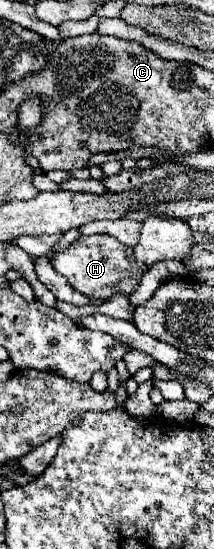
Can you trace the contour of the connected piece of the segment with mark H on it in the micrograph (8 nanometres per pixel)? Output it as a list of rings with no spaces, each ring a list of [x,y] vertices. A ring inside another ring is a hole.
[[[94,234],[94,236],[82,236],[78,240],[74,240],[68,250],[58,252],[54,256],[50,256],[50,264],[56,272],[60,272],[68,284],[82,292],[84,296],[90,298],[100,298],[106,300],[110,298],[110,294],[118,292],[118,288],[122,288],[122,292],[132,294],[136,284],[140,282],[140,274],[146,268],[132,268],[130,256],[128,256],[128,248],[122,246],[114,236],[108,234]]]

